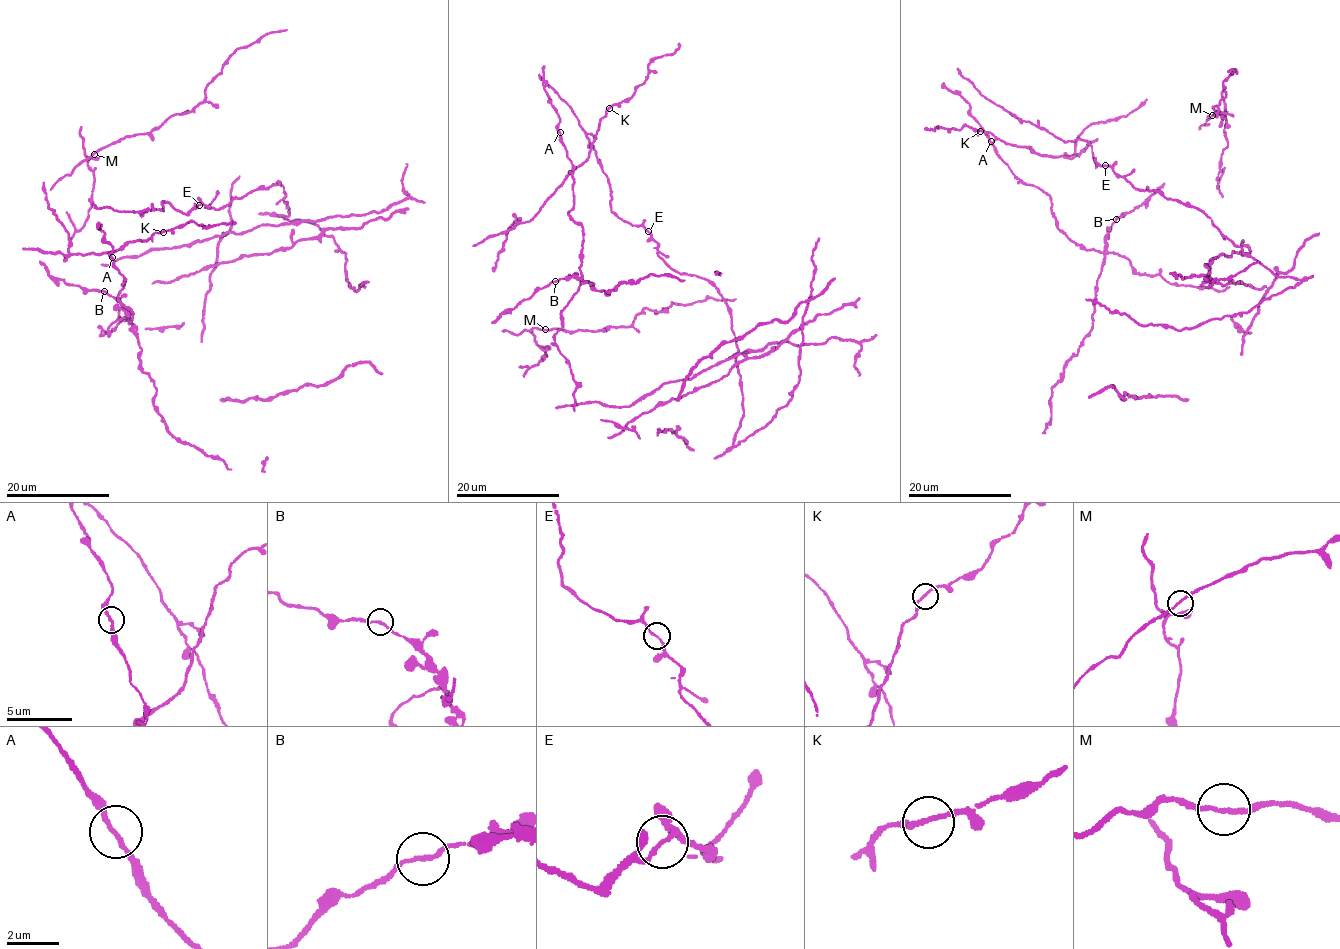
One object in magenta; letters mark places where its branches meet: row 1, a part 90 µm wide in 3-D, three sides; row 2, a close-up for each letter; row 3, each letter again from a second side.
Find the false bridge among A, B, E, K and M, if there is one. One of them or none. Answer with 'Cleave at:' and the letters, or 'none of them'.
Cleave at: none of them

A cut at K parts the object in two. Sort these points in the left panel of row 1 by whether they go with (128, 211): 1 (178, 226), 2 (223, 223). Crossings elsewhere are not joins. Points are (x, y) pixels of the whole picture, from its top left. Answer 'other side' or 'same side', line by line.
1: other side
2: other side

